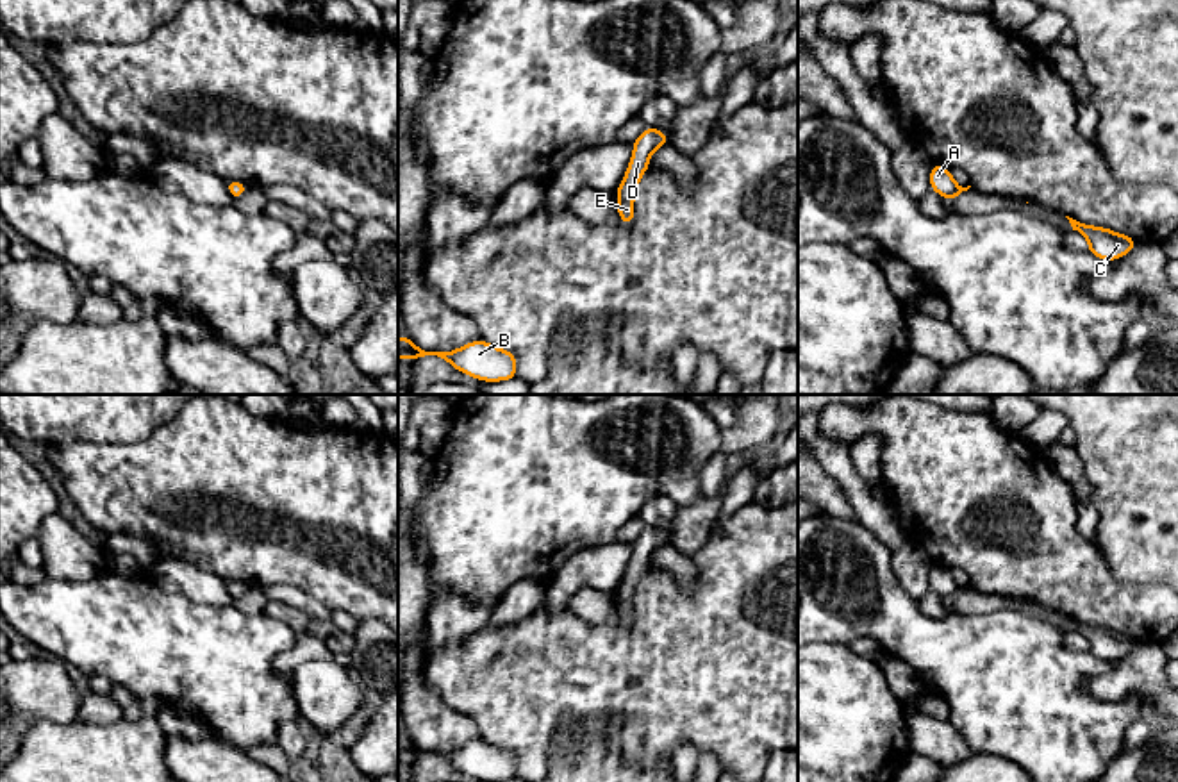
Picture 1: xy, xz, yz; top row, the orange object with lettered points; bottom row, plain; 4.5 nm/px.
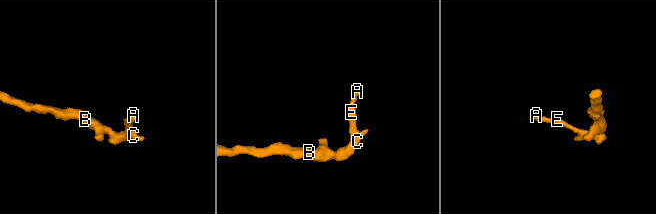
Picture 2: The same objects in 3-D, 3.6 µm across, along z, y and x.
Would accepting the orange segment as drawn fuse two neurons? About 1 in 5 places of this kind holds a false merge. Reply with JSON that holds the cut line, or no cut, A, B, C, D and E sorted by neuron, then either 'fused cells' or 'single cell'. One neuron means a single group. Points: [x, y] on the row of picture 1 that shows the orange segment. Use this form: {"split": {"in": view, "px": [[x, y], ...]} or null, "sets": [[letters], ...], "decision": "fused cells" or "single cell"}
{"split": null, "sets": [["A", "B", "C", "D", "E"]], "decision": "single cell"}

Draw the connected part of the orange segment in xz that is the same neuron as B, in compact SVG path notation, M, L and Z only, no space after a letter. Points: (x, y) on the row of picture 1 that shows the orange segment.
M407 336L398 339L400 359L421 359L437 355L450 362L455 370L485 382L516 379L516 355L494 345L471 341L453 352L425 352L418 348Z

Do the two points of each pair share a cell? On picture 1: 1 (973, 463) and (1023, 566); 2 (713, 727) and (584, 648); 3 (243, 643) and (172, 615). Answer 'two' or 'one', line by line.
1: one
2: one
3: one

